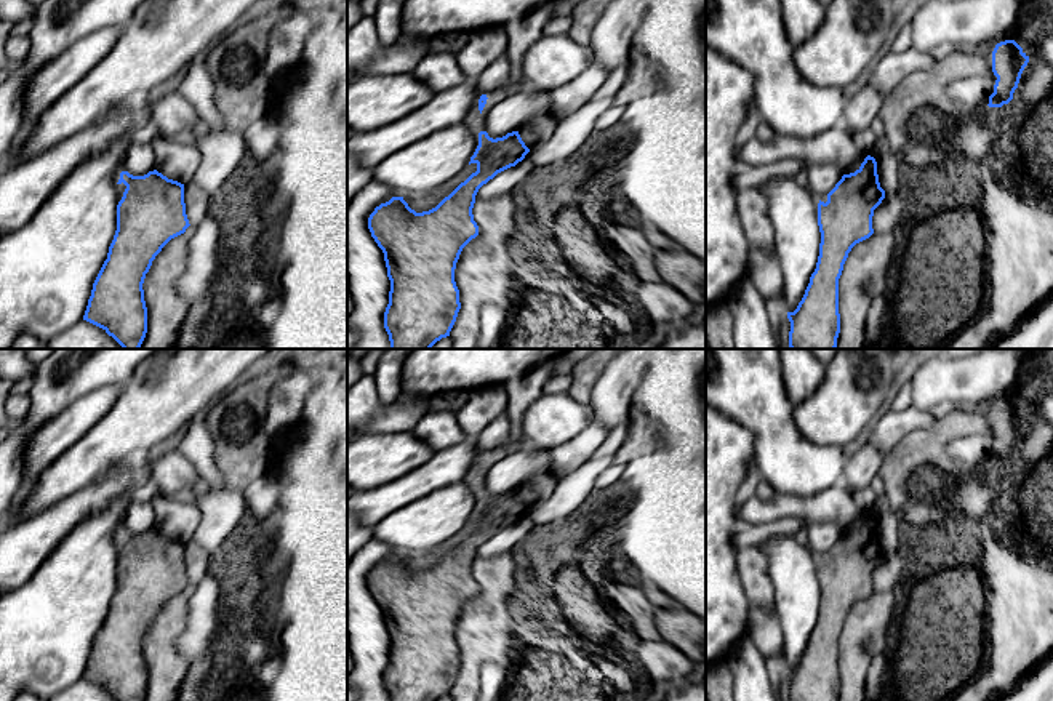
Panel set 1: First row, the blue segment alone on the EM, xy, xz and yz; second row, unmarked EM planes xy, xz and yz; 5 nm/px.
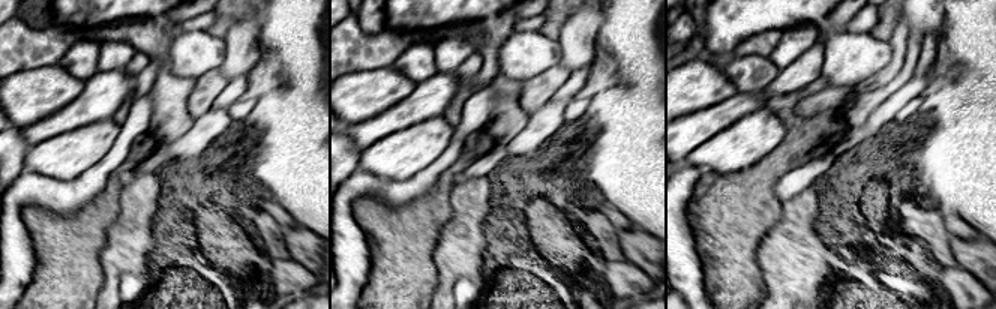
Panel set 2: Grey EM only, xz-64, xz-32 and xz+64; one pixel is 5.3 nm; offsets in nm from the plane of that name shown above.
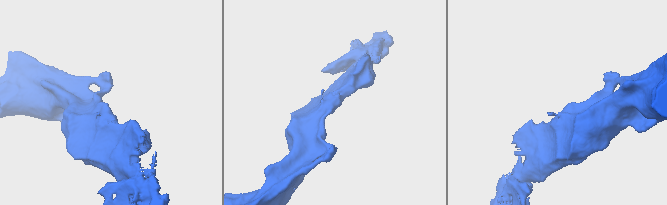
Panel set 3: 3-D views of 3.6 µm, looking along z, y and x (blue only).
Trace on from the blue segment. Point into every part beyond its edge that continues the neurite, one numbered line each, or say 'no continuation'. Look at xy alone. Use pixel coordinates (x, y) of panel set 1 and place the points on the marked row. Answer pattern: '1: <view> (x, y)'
1: xy (120, 188)

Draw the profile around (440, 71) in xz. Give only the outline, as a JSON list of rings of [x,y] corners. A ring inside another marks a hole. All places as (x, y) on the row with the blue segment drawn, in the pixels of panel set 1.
[[[451,53],[424,56],[416,64],[413,75],[434,93],[454,88],[469,80],[458,64],[458,56]]]

